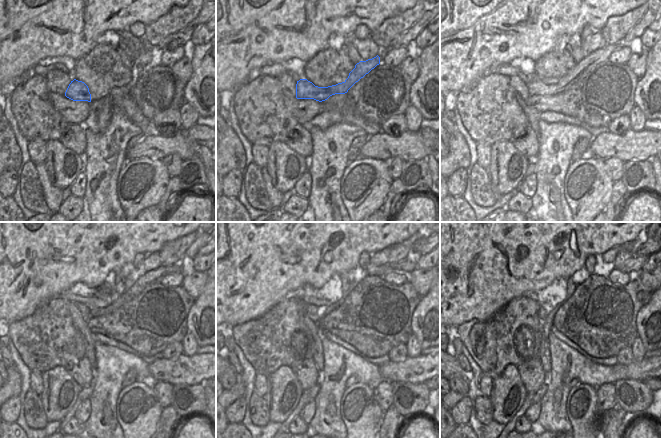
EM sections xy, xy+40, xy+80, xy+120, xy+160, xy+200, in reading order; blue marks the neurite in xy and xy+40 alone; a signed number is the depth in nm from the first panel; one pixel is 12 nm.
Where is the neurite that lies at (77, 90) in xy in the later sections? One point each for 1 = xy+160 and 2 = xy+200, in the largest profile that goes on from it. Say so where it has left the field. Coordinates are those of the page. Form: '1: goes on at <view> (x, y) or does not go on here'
1: goes on at xy+160 (406, 266)
2: goes on at xy+200 (635, 263)

